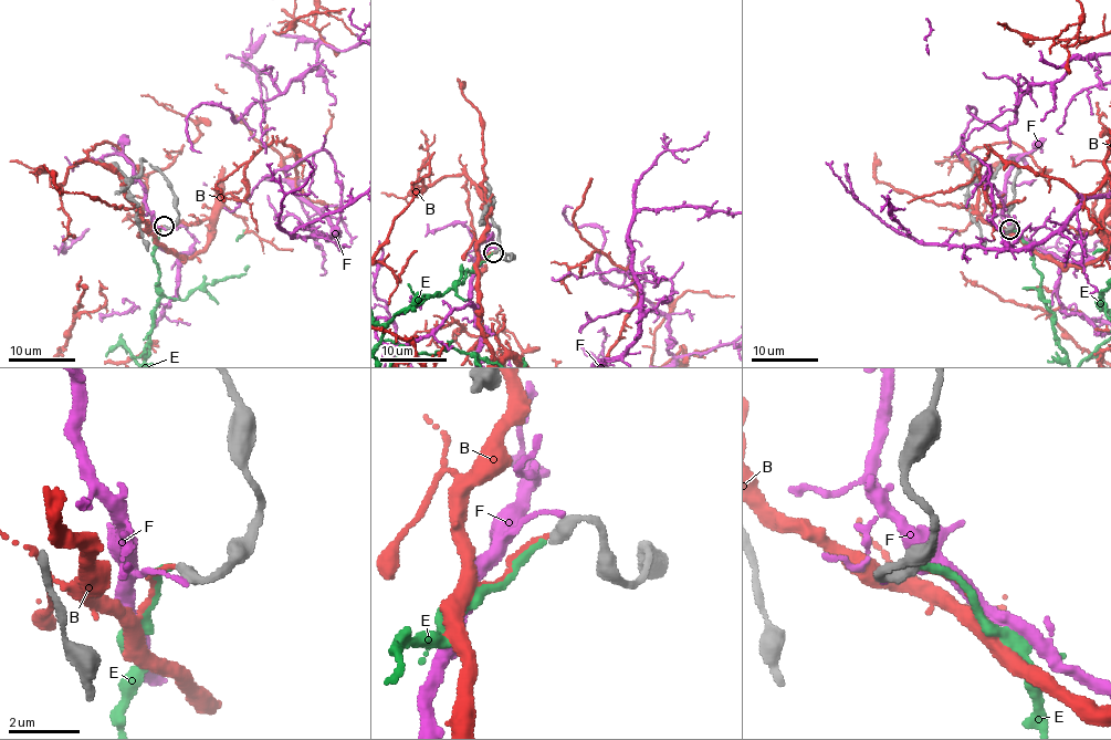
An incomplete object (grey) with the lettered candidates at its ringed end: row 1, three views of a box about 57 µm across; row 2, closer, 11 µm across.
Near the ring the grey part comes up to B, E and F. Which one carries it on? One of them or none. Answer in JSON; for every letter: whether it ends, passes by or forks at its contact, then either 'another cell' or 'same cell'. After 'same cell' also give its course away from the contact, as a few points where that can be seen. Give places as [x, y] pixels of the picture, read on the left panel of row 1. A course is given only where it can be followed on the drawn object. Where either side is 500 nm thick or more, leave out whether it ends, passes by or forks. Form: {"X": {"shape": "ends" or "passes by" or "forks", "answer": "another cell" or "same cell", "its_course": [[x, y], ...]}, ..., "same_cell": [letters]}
{"B": {"shape": "ends", "answer": "another cell"}, "E": {"shape": "ends", "answer": "same cell"}, "F": {"shape": "ends", "answer": "another cell"}, "same_cell": ["E"]}

